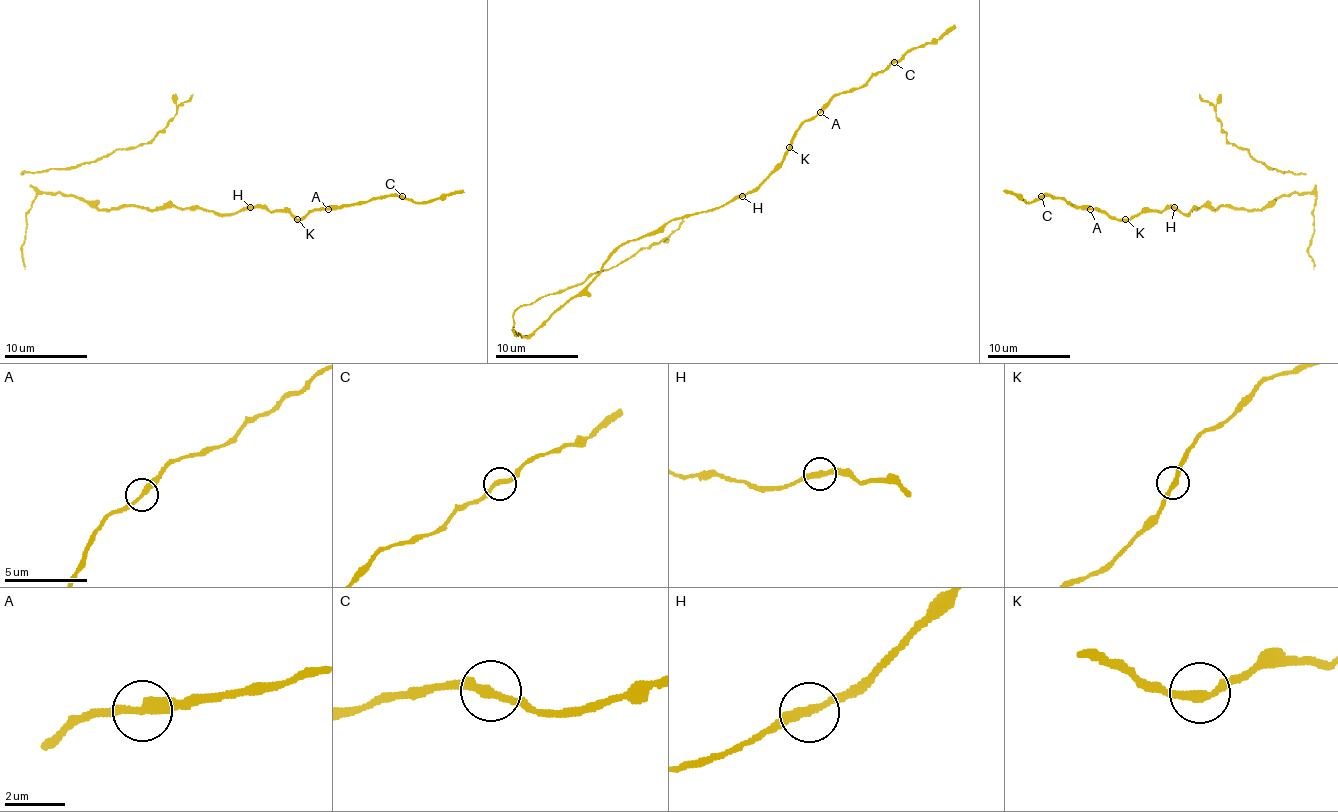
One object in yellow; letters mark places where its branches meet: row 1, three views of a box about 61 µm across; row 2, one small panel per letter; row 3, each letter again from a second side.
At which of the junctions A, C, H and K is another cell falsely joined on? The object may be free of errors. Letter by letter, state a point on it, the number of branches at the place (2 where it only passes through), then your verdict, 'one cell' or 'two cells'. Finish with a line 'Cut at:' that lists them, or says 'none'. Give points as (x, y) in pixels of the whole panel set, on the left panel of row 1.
A: (328, 209) | 2 | one cell
C: (402, 196) | 2 | one cell
H: (250, 207) | 2 | one cell
K: (297, 219) | 2 | one cell
Cut at: none

